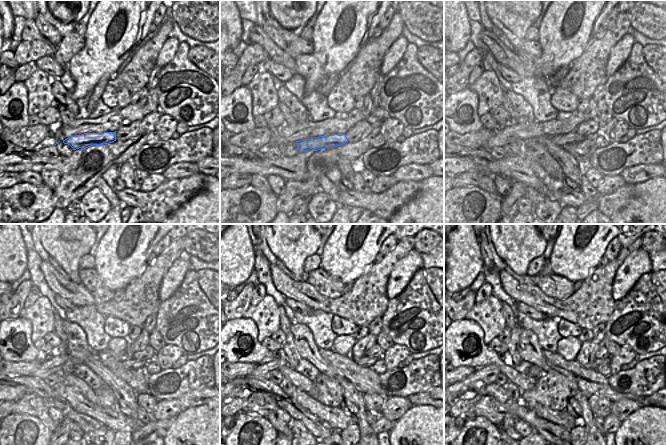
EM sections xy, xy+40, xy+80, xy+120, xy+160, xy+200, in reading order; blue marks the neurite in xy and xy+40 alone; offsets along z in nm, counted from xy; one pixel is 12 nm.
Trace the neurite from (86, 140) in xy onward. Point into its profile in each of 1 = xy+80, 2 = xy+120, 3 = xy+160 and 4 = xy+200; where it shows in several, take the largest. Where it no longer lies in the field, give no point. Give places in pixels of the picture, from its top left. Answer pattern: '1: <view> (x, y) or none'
1: xy+80 (572, 137)
2: xy+120 (128, 362)
3: xy+160 (364, 361)
4: xy+200 (598, 362)

